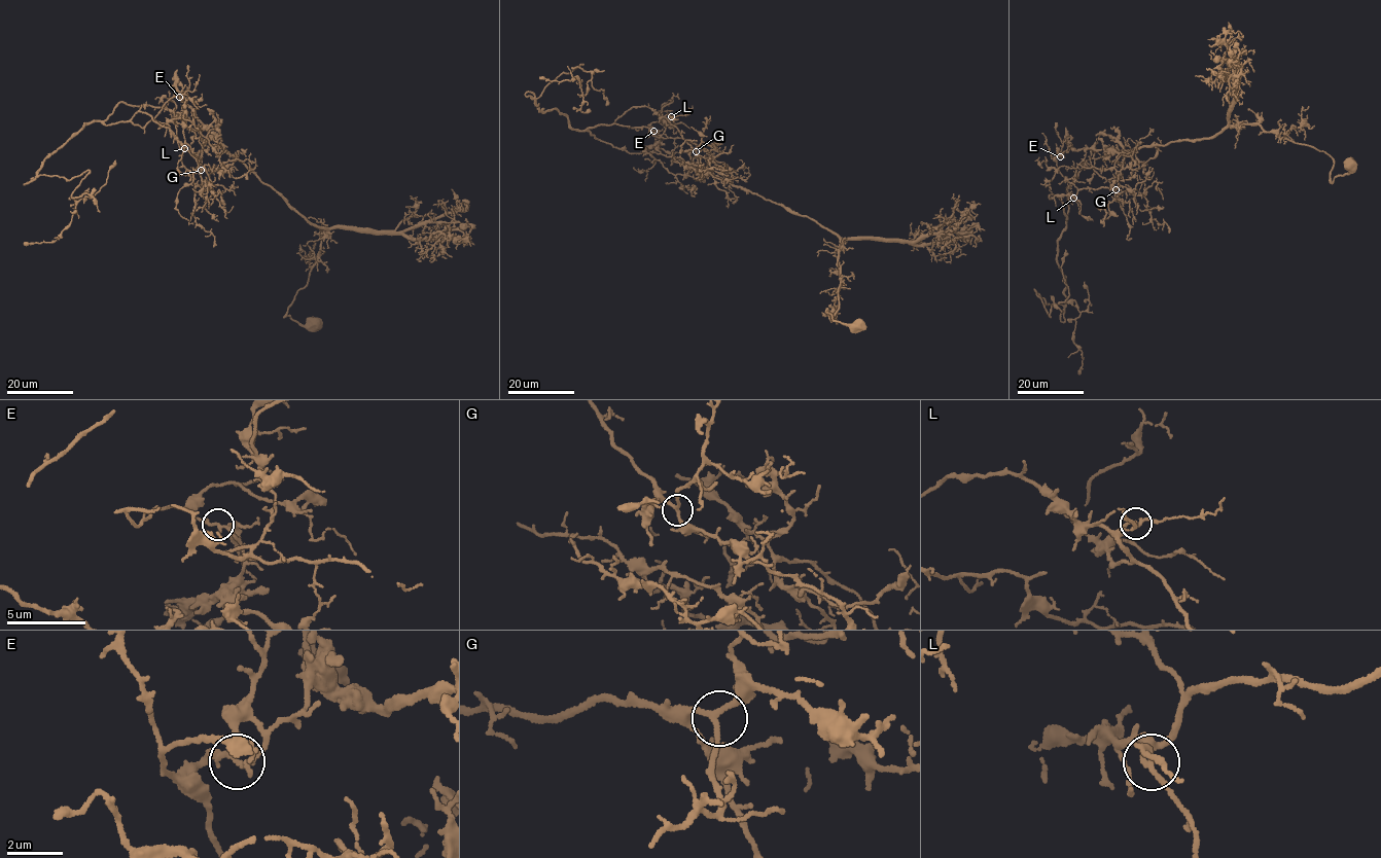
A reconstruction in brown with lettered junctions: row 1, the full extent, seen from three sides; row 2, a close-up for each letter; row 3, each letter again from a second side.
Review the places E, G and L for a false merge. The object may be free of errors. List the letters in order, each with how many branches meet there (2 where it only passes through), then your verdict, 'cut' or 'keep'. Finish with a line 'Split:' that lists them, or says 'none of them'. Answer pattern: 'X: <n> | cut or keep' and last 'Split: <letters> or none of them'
E: 3 | cut
G: 3 | keep
L: 3 | keep
Split: E

